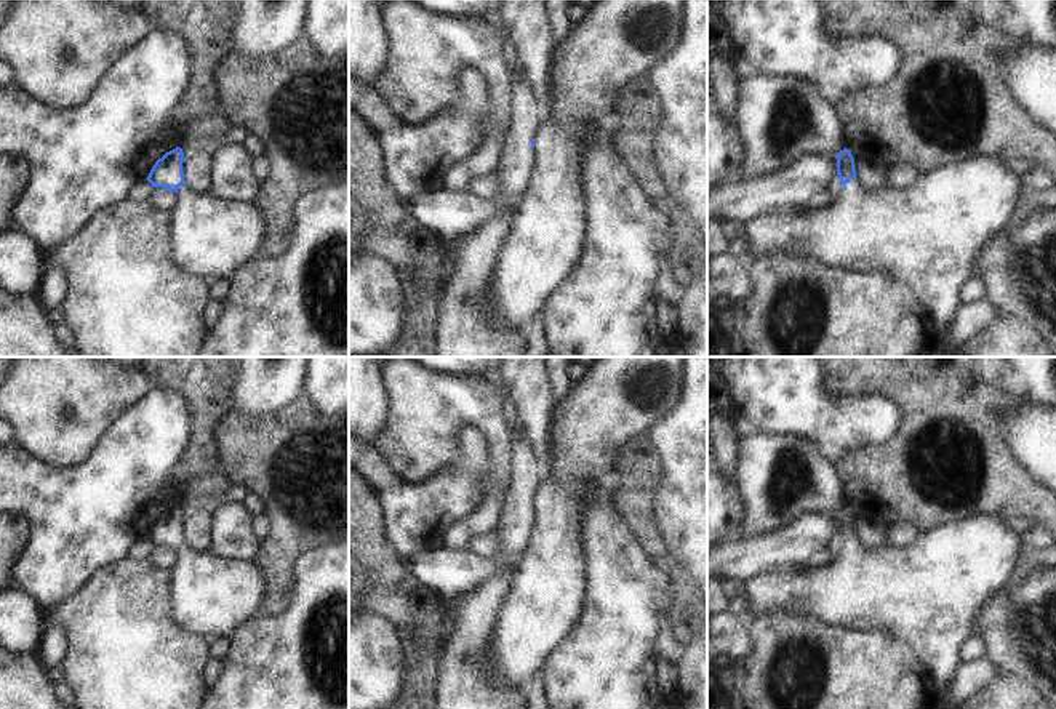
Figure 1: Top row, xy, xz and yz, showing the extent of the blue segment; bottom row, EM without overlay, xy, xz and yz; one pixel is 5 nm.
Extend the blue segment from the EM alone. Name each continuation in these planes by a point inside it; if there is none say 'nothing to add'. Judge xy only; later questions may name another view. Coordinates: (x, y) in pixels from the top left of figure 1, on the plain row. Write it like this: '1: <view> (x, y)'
1: xy (213, 596)

